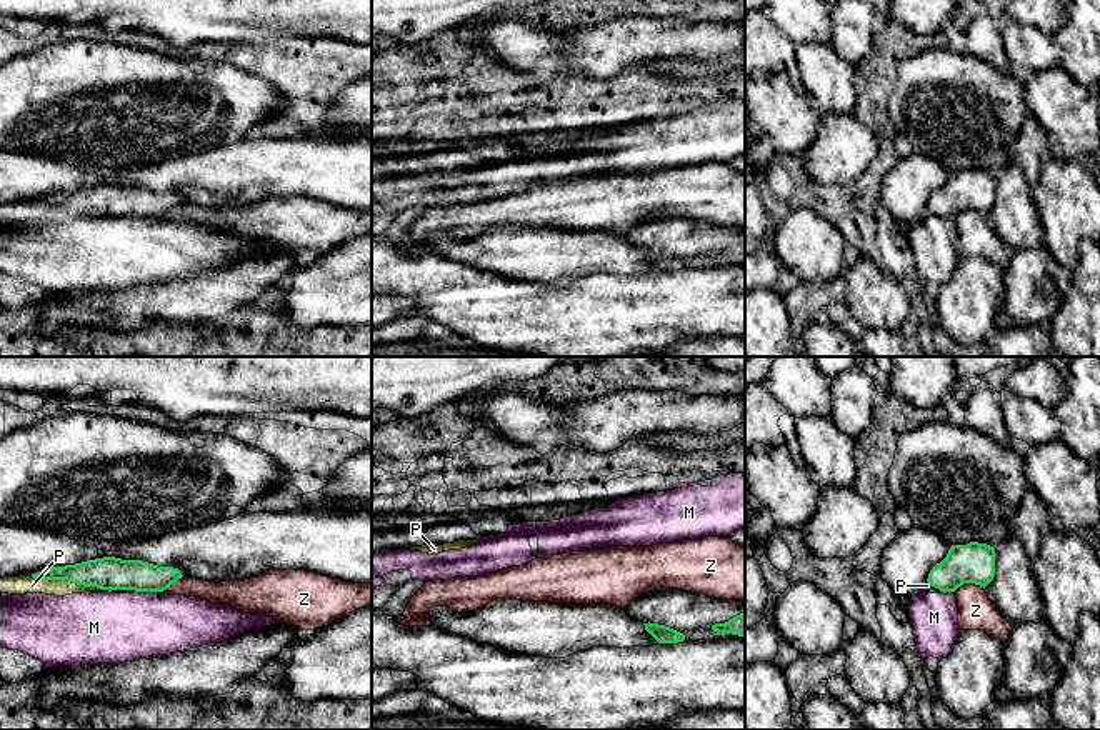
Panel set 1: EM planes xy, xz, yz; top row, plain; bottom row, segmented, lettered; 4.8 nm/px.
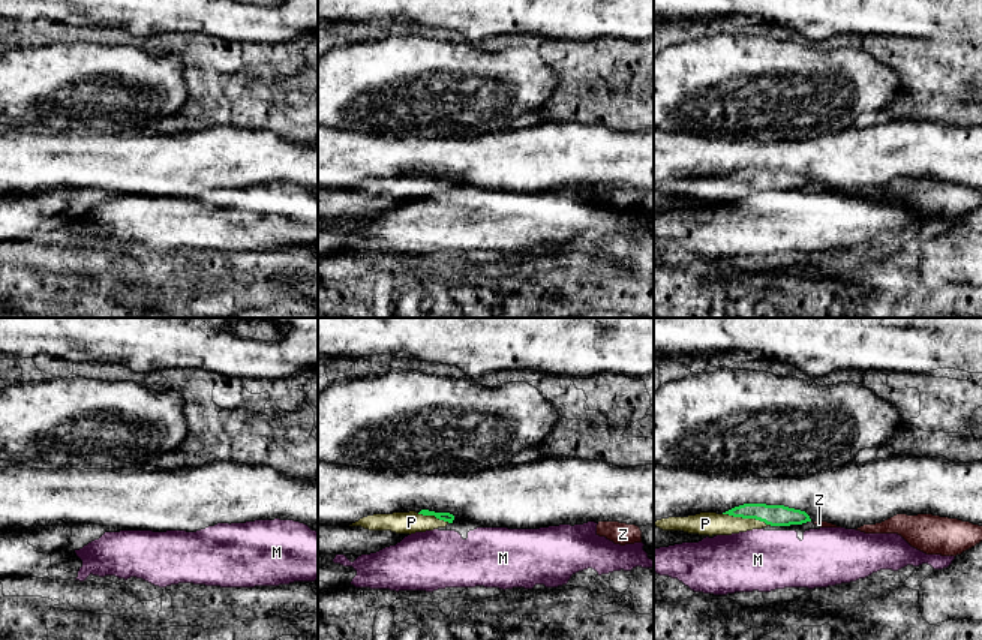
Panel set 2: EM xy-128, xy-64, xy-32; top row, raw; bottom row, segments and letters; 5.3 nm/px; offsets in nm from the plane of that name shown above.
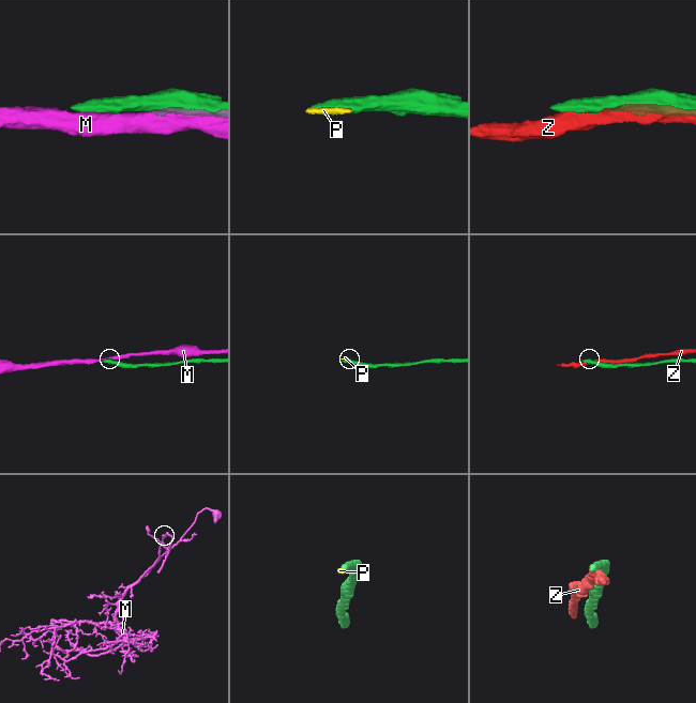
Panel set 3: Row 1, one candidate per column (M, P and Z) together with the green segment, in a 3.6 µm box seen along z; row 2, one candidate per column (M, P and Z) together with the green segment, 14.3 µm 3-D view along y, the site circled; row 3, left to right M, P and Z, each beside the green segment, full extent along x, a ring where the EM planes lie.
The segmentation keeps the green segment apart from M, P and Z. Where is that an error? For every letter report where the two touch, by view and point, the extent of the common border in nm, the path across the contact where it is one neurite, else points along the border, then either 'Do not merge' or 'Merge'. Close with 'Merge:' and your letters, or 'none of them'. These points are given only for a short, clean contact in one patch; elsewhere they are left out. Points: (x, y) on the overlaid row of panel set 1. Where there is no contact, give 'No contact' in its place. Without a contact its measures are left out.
M: Touches green at xy (145, 590). Shared border 110 nm. Boundary: xy (135, 590), (152, 590), (155, 594). Do not merge
P: Touches green at xy (65, 579). Shared border 360 nm. Merge
Z: Touches green at yz (969, 582). Shared border 150 nm. Do not merge
Merge: P

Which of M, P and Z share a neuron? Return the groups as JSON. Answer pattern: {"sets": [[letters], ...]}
{"sets": [["M"], ["P"], ["Z"]]}

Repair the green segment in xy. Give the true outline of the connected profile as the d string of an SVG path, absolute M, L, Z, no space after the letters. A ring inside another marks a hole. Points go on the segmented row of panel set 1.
M103 557L75 565L52 567L32 575L0 578L0 592L8 595L45 593L65 597L100 590L163 592L182 572L143 560Z

